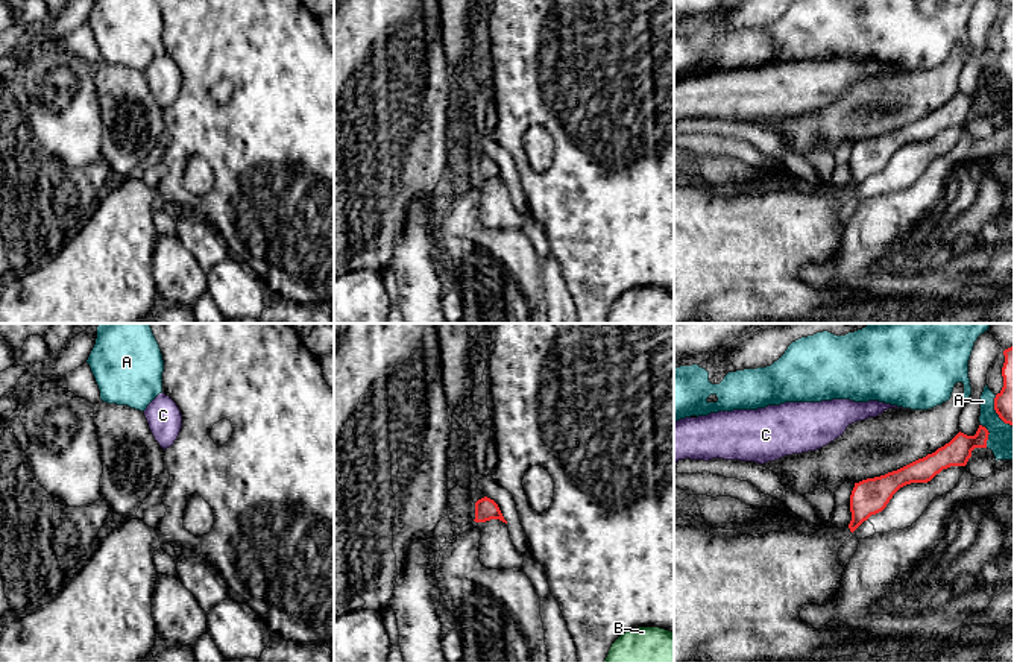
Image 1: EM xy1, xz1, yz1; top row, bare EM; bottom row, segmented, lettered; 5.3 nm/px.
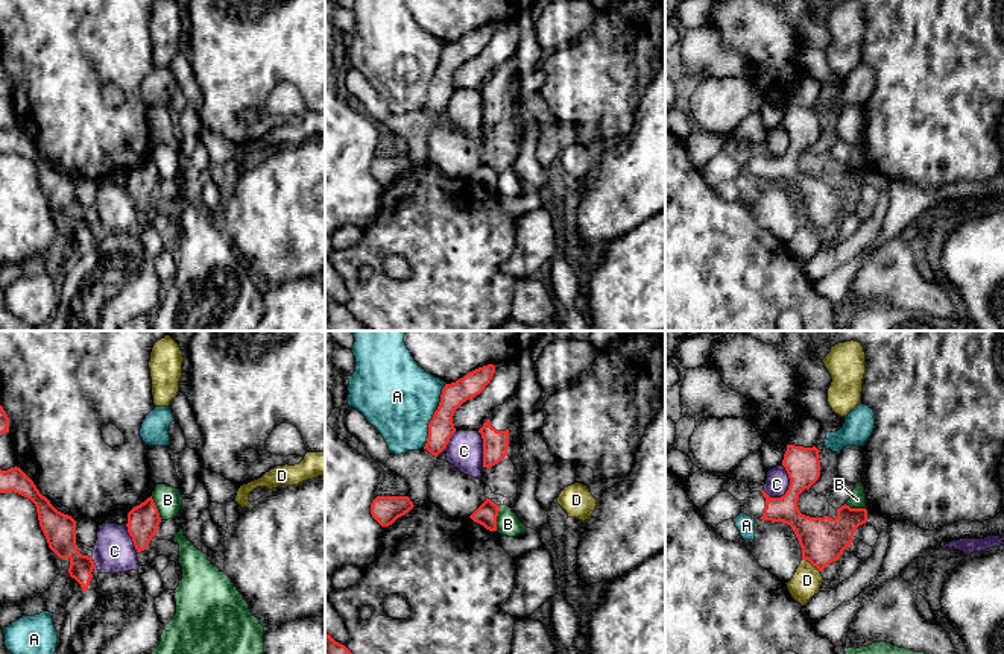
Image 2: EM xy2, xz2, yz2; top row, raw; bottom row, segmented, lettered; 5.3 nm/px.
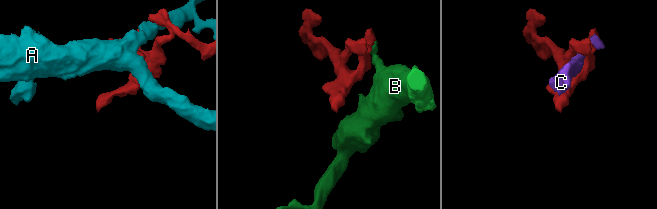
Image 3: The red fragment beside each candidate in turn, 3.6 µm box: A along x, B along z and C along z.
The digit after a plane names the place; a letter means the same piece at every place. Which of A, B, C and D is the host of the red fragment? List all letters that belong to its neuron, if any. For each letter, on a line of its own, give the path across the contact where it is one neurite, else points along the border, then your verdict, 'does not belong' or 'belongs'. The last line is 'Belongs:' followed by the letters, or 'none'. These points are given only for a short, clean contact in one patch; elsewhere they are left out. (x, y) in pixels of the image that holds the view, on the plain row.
A: does not belong
B: border along xz2 (500, 166), (495, 190); does not belong
C: does not belong
D: border along yz2 (802, 217), (820, 231); does not belong
Belongs: none

